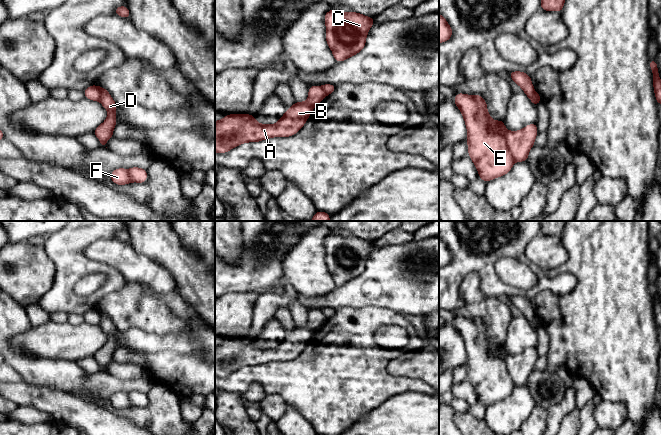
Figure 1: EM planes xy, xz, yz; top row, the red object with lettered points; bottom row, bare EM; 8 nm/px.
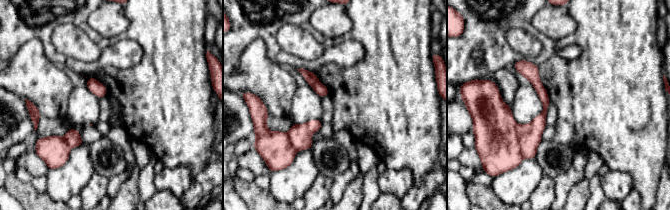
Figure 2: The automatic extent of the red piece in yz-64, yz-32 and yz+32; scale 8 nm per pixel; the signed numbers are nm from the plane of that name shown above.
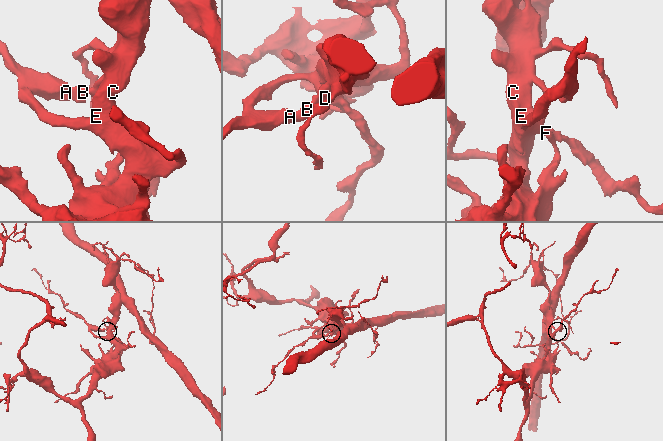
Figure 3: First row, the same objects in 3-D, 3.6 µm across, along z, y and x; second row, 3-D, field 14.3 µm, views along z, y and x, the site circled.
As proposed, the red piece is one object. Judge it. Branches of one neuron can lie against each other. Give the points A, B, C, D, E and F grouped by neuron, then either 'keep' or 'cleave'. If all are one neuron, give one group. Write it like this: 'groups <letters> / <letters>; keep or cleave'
groups A B C E / D F; cleave

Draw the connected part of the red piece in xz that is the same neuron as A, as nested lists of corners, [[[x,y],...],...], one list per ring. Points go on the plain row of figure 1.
[[[317,309],[309,311],[308,317],[305,326],[295,326],[276,348],[260,348],[251,338],[229,338],[215,345],[215,376],[226,377],[242,367],[295,359],[305,349],[314,331],[327,319]]]

